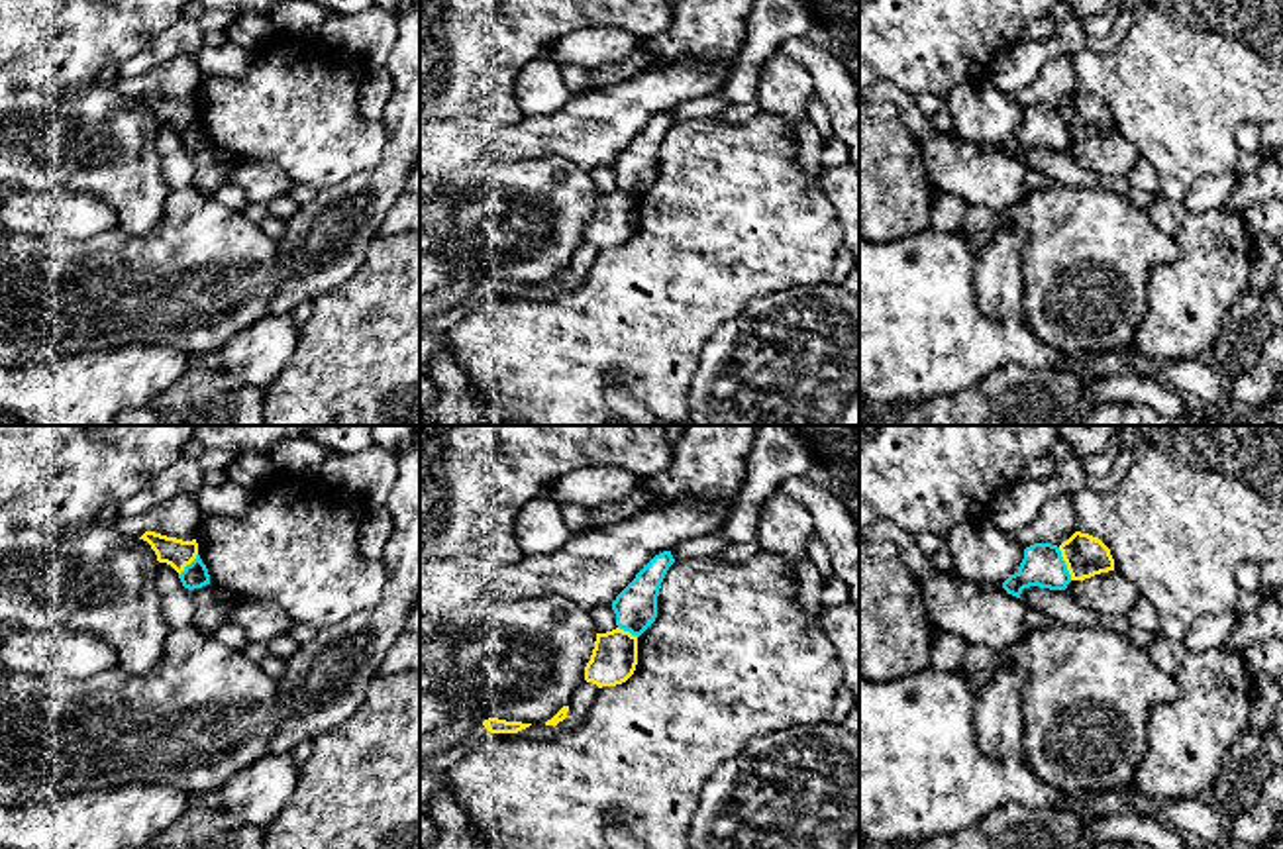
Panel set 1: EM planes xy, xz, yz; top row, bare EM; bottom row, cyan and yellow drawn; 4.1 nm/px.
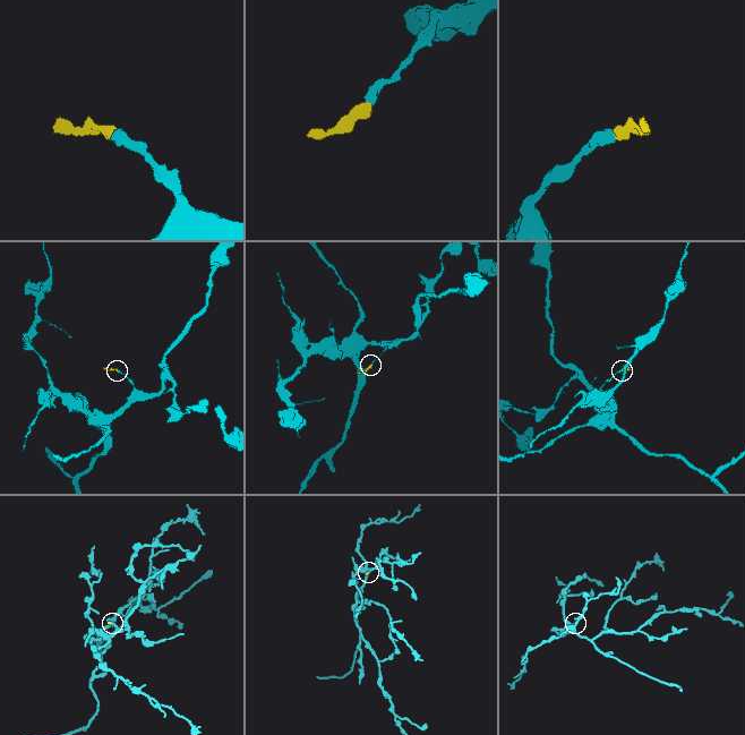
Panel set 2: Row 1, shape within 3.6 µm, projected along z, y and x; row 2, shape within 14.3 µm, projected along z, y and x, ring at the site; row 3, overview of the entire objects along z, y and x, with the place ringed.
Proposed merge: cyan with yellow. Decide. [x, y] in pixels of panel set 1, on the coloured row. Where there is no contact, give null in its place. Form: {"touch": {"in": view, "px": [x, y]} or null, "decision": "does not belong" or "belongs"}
{"touch": {"in": "yz", "px": [1064, 563]}, "decision": "does not belong"}

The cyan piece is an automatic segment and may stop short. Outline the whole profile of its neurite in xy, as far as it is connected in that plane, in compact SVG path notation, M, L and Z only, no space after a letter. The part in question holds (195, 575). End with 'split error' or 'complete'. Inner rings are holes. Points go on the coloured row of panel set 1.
M200 555L184 567L184 571L179 574L184 588L194 590L210 584L210 574L206 565L202 563Z; complete

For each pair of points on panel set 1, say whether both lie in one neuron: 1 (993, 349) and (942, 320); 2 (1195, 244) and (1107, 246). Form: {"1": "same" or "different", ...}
{"1": "same", "2": "different"}

